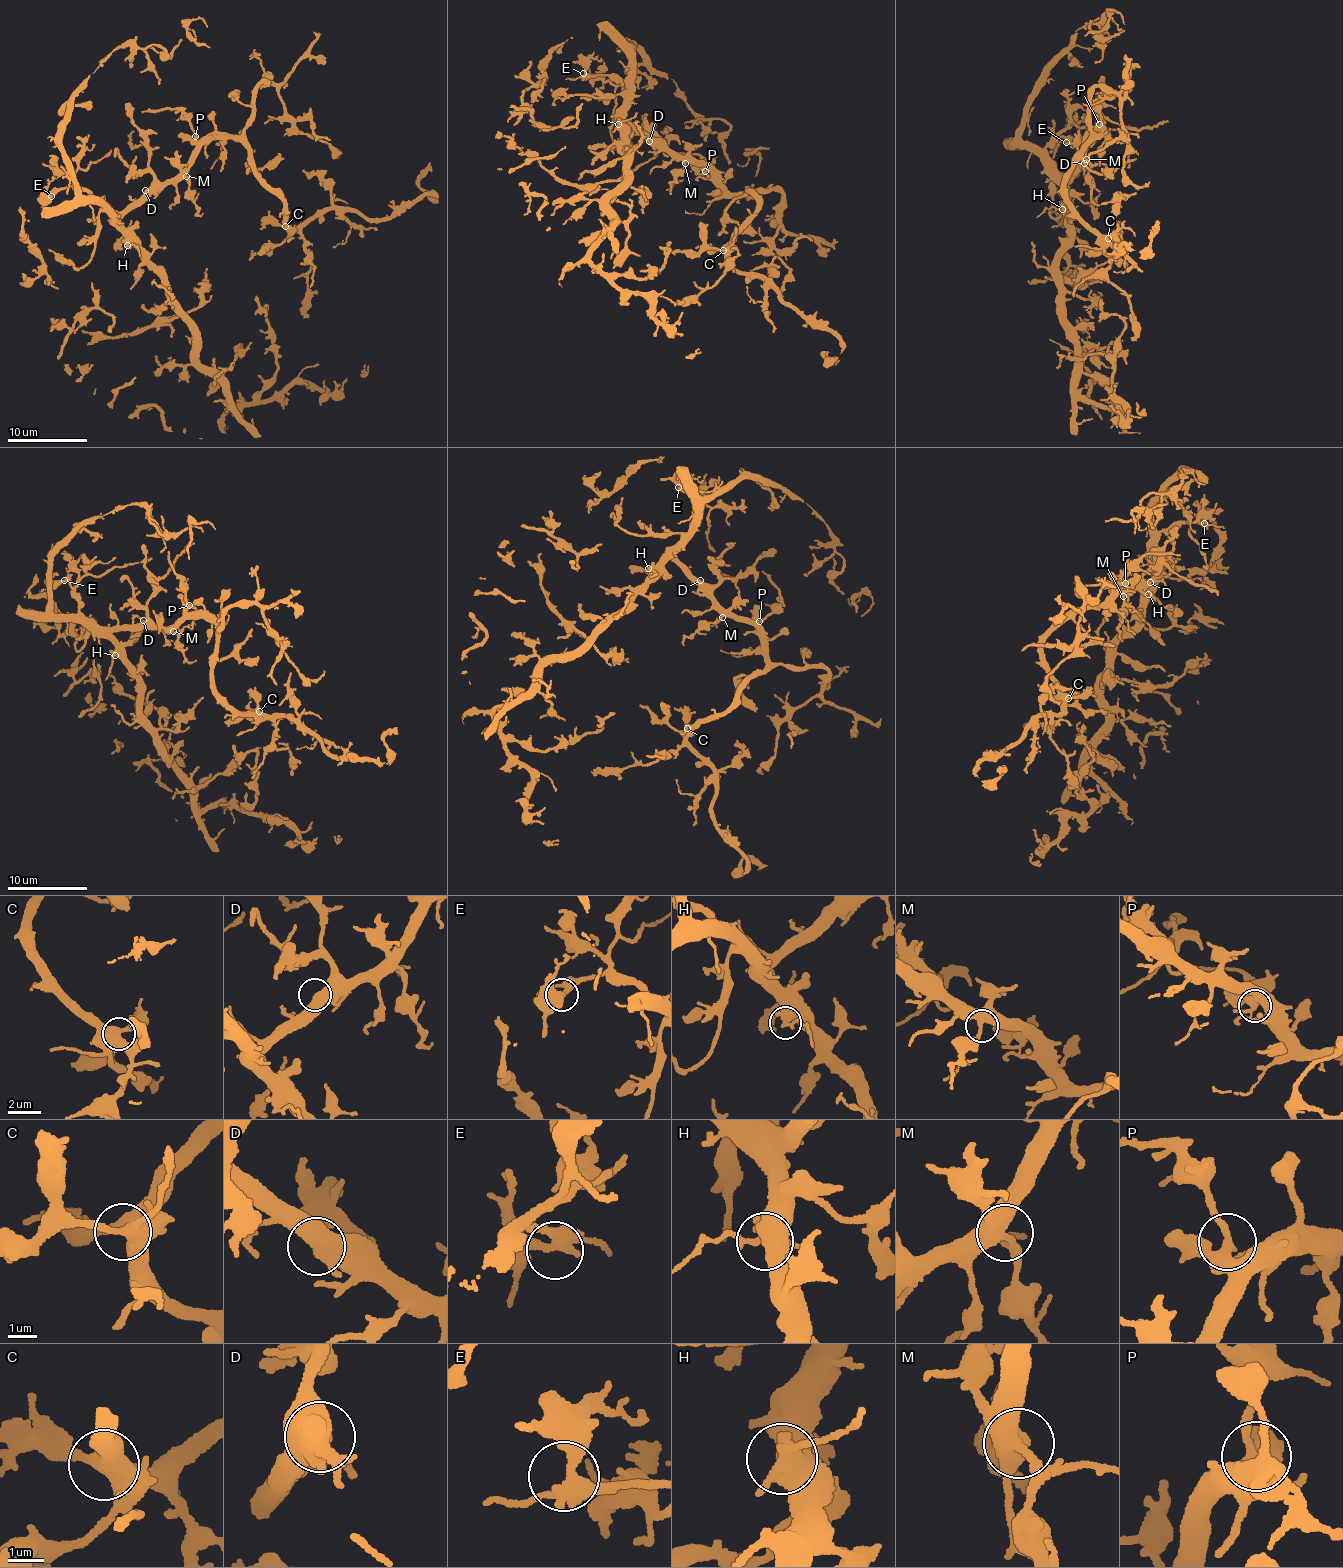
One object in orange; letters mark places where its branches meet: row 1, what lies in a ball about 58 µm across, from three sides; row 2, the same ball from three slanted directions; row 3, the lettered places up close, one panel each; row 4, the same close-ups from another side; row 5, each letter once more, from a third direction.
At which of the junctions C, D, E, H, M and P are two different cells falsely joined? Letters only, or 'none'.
none

